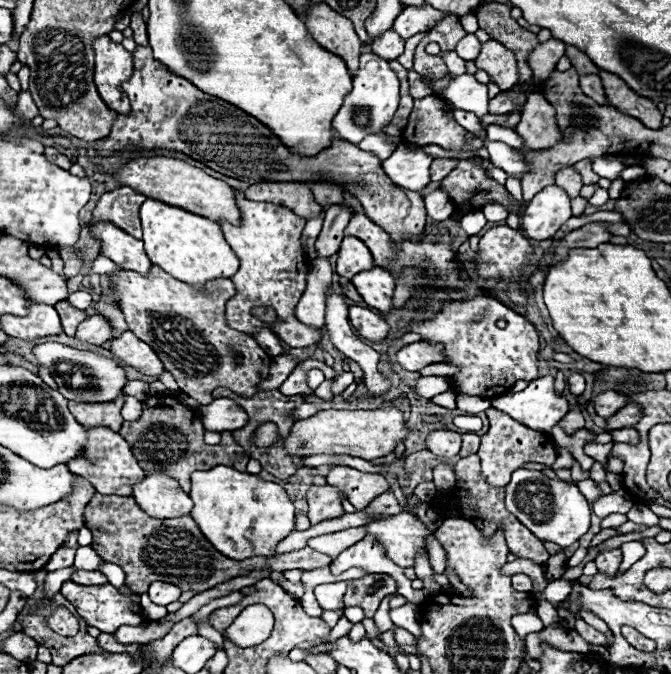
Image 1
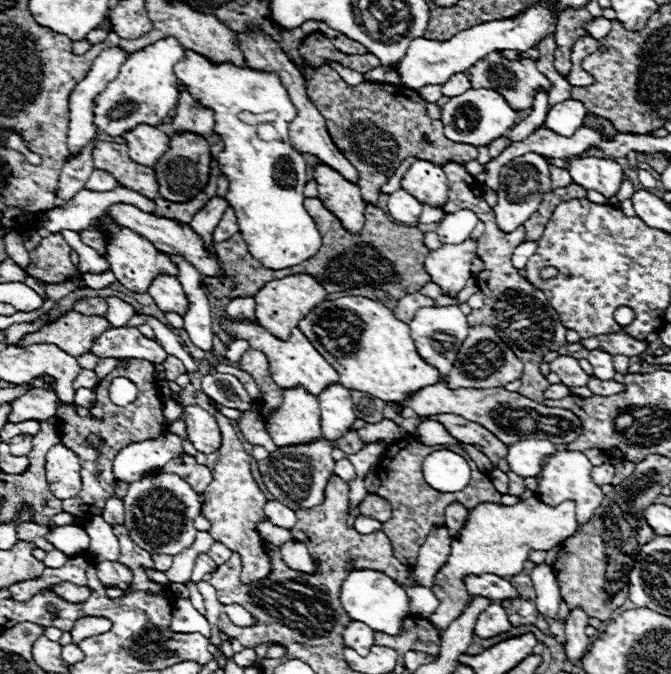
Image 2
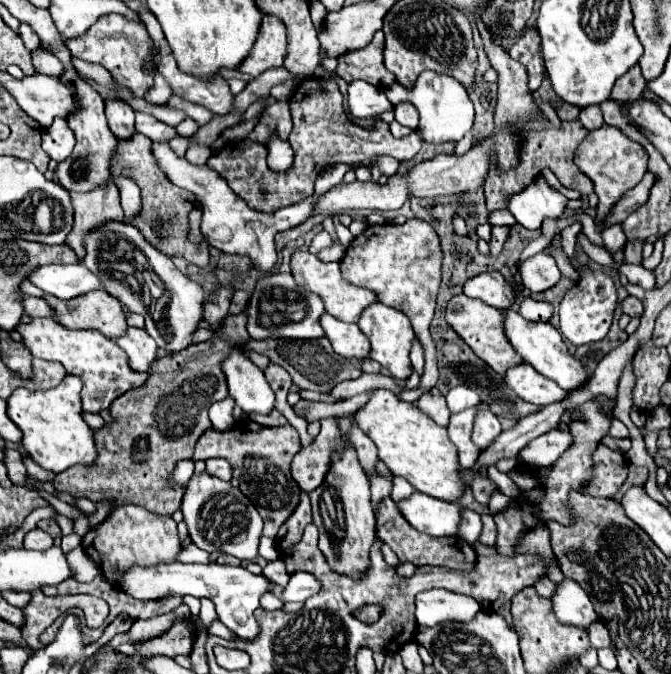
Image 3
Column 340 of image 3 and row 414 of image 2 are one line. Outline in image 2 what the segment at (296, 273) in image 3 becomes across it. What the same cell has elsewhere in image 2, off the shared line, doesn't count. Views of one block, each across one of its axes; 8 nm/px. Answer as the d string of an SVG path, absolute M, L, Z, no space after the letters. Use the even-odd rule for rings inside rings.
M304 388L284 390L284 404L268 420L268 434L278 448L320 440L322 426L318 400Z

